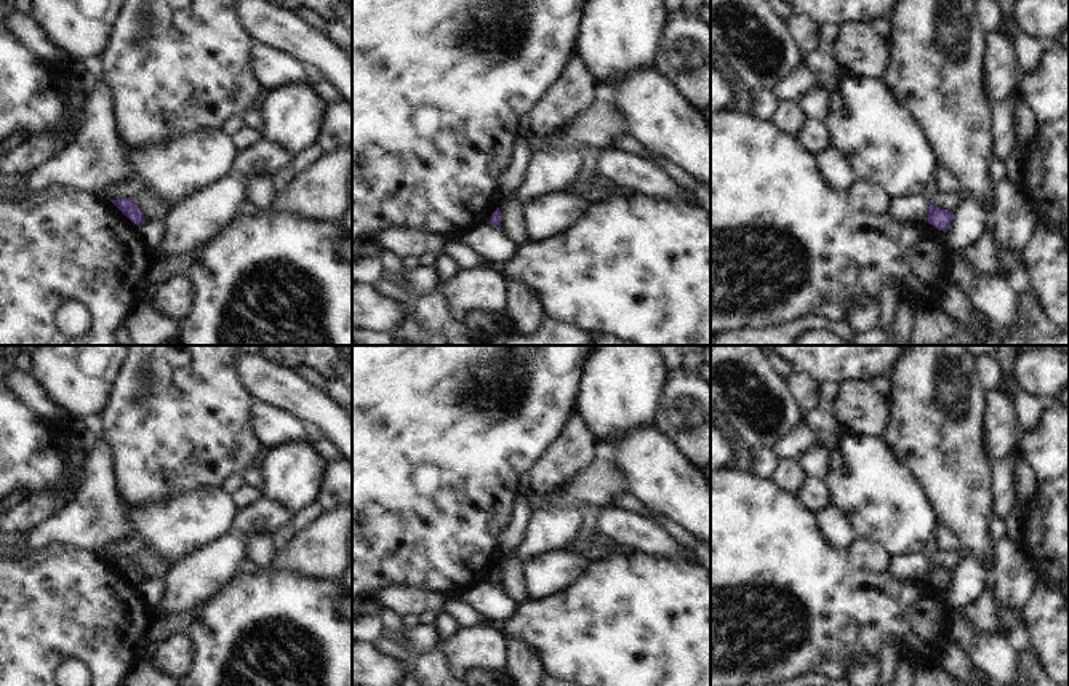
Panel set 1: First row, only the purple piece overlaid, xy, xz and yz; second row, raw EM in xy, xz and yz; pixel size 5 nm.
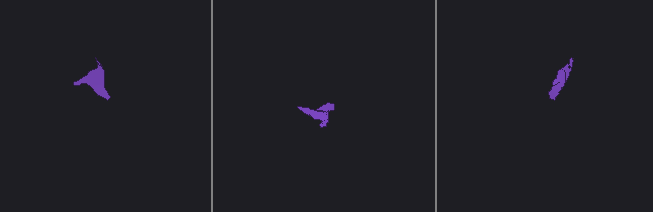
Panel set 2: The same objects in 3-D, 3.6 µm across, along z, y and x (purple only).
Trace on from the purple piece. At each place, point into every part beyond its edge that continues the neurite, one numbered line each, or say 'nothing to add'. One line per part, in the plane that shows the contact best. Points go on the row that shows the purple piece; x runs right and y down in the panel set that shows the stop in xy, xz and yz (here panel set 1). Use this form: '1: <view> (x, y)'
nothing to add

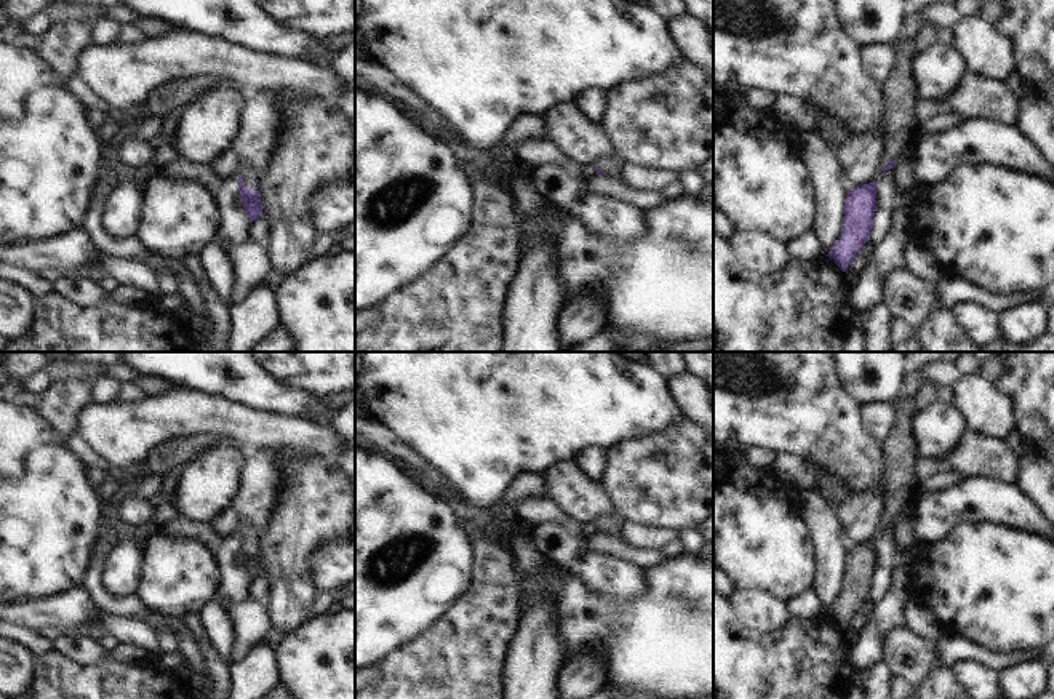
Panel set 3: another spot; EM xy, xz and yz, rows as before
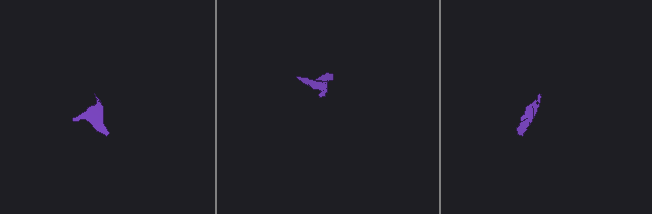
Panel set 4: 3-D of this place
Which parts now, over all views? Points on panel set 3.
1: xy (251, 176)

